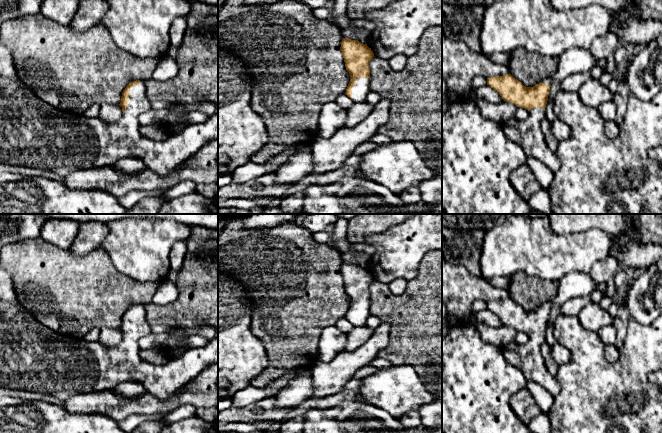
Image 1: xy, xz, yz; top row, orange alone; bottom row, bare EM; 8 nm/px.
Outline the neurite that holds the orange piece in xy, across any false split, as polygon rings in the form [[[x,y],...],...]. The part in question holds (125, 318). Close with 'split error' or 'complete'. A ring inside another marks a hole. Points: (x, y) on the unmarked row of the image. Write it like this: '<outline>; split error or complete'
[[[0,261],[0,388],[47,392],[61,401],[78,393],[114,389],[122,382],[141,383],[146,392],[158,399],[167,399],[178,392],[185,384],[196,378],[206,367],[218,362],[218,338],[207,345],[186,350],[163,365],[145,362],[139,355],[139,340],[150,334],[151,326],[146,320],[143,305],[129,307],[122,316],[121,326],[123,340],[118,346],[105,347],[100,342],[85,342],[82,339],[66,336],[52,331],[40,323],[17,300],[11,273]]]; split error

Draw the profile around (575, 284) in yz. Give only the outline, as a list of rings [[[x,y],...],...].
[[[569,273],[560,279],[558,291],[551,299],[552,306],[547,327],[555,324],[555,318],[559,315],[562,304],[574,297],[589,296],[596,289],[596,286],[597,284],[589,273]]]

